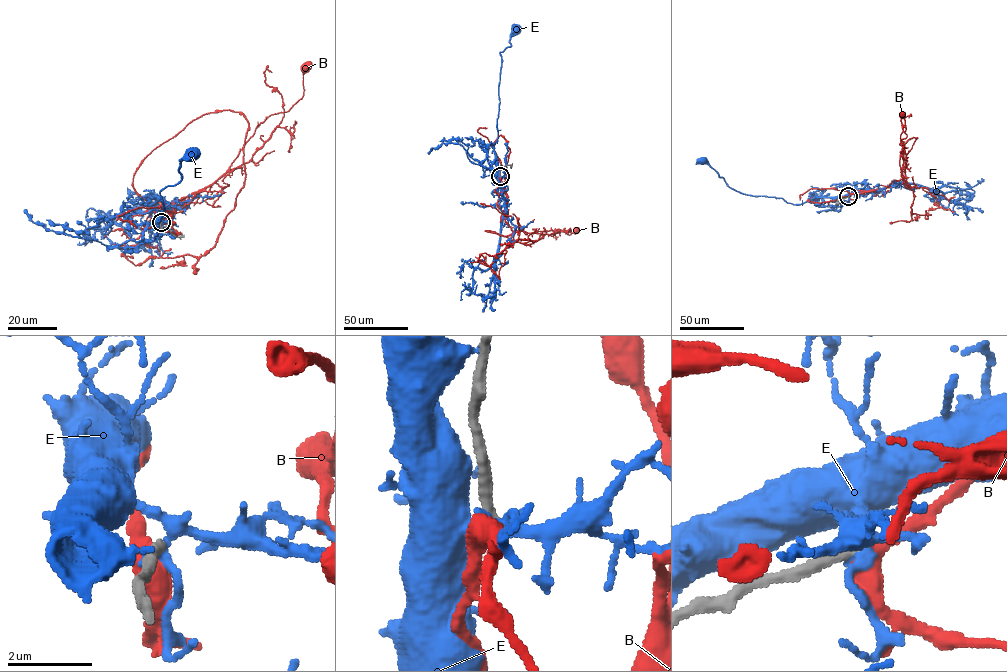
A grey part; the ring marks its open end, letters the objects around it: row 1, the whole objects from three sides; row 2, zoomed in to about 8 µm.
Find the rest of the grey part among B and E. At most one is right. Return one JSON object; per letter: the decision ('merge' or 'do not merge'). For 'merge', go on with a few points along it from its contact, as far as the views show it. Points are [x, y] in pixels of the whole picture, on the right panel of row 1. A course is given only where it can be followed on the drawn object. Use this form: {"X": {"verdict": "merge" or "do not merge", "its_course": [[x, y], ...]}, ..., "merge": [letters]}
{"B": {"verdict": "do not merge"}, "E": {"verdict": "do not merge"}, "merge": []}

